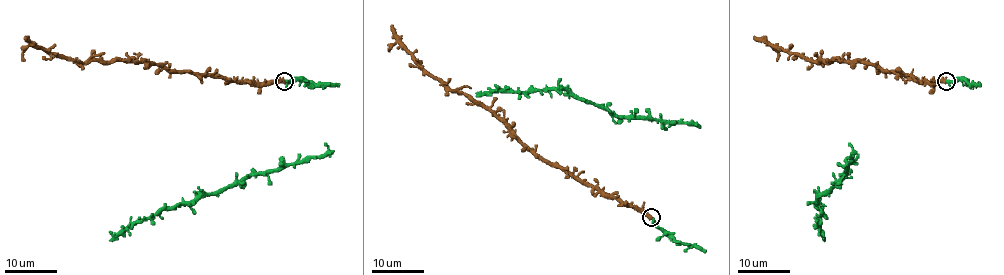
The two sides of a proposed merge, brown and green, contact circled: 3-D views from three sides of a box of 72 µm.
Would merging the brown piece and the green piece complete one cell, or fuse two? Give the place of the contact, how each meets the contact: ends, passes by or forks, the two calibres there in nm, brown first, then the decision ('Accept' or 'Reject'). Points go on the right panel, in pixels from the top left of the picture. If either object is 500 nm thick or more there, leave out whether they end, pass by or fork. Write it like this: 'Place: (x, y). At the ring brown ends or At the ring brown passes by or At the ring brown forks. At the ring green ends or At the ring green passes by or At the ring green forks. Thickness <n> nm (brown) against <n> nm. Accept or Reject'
Place: (946, 81). Thickness 550 nm (brown) against 280 nm. Accept

